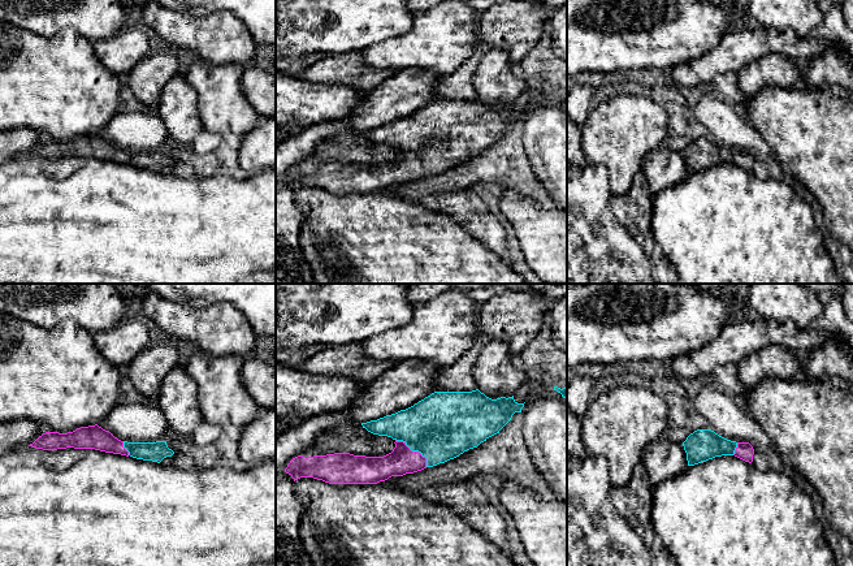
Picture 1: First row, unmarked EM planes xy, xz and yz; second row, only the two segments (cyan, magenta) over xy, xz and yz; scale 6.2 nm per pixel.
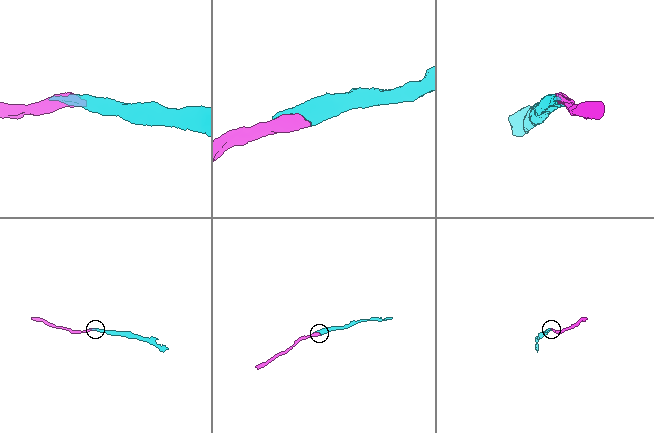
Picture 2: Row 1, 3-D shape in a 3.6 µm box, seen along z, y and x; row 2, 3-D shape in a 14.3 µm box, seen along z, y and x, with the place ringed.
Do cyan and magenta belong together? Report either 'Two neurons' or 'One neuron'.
One neuron

